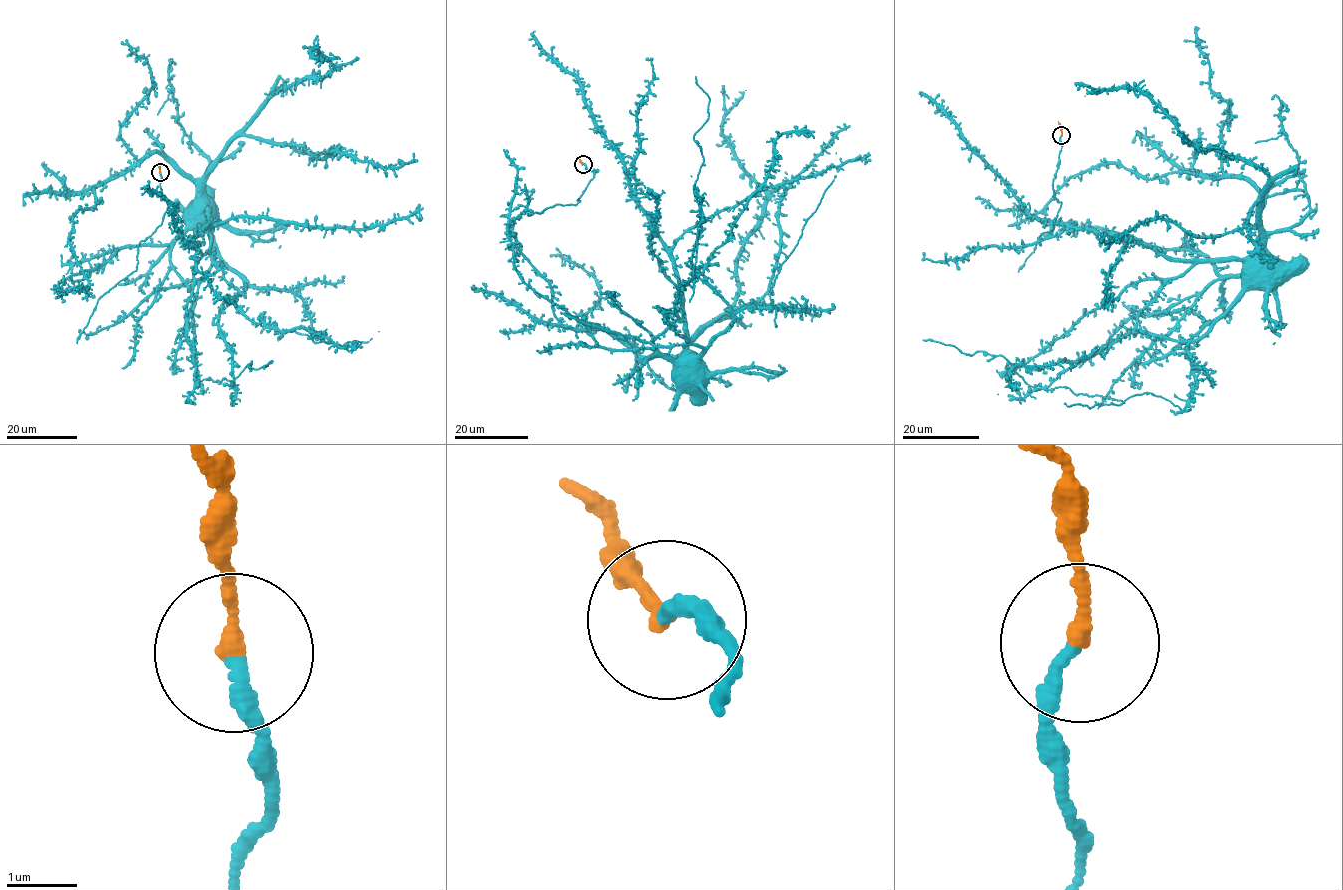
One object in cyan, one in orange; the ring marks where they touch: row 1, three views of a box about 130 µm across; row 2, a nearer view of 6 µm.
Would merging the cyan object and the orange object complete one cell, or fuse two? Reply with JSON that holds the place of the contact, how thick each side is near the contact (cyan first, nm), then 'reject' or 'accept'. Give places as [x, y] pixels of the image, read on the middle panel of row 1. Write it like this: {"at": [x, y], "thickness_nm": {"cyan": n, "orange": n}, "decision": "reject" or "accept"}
{"at": [583, 164], "thickness_nm": {"cyan": 200, "orange": 200}, "decision": "accept"}

